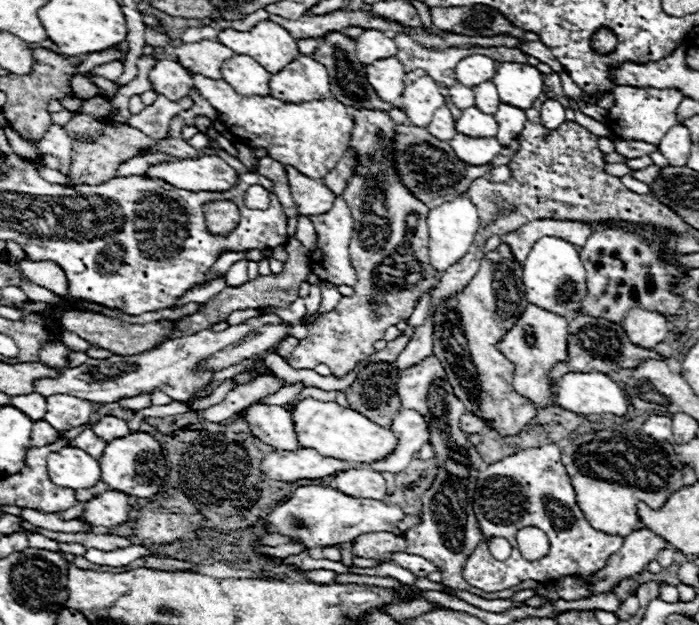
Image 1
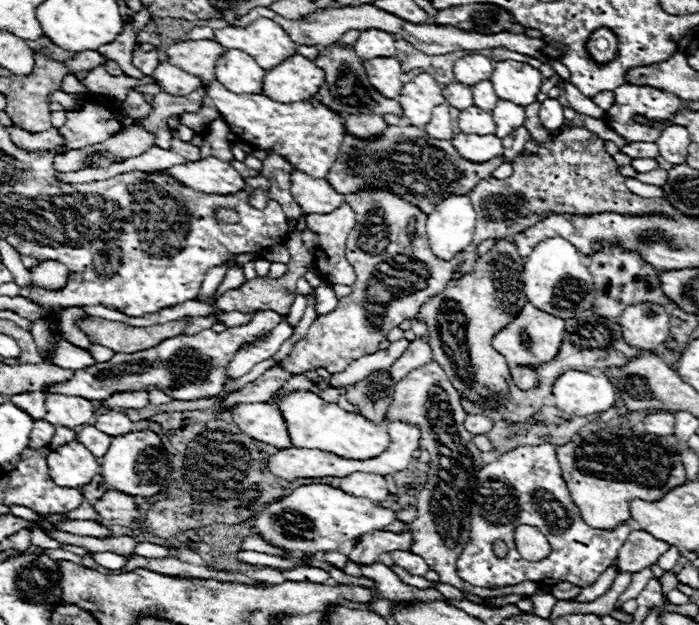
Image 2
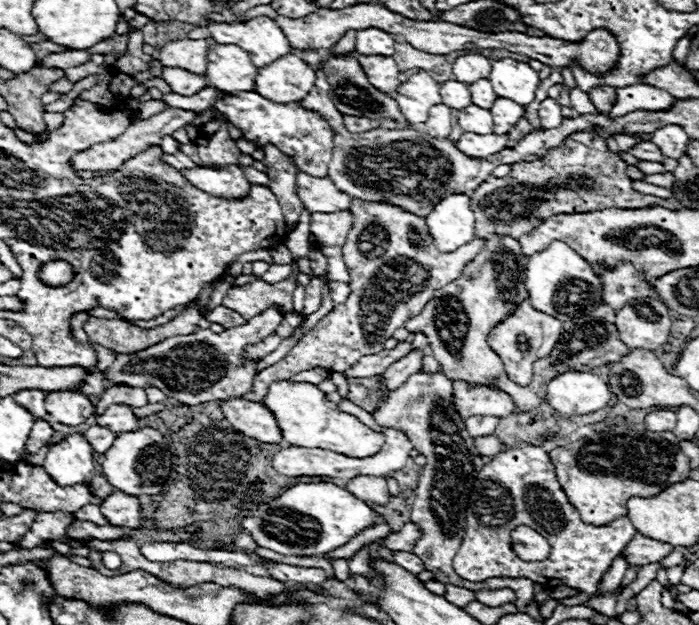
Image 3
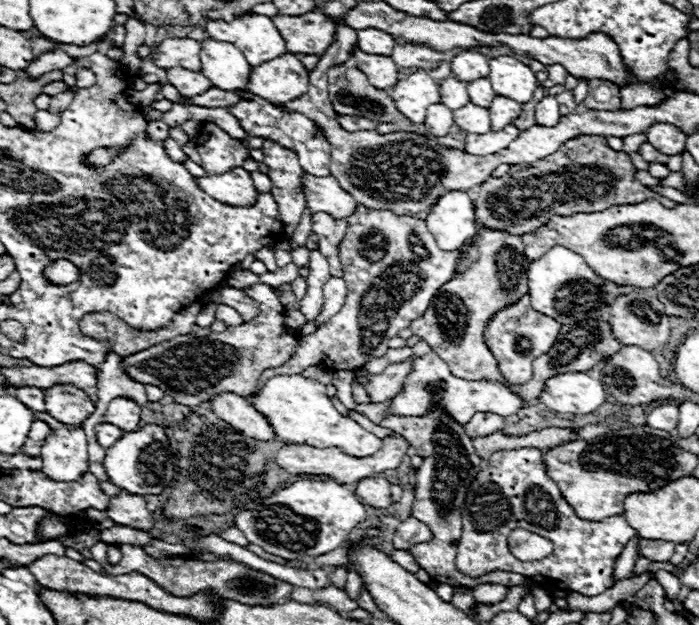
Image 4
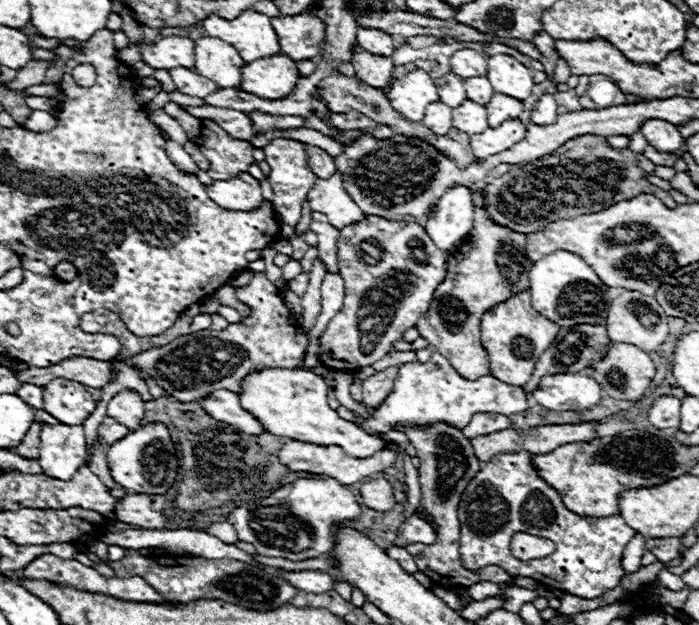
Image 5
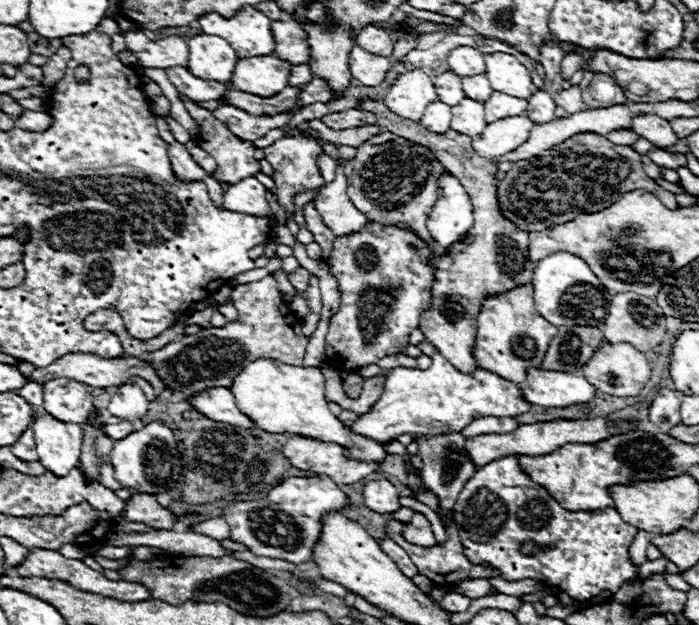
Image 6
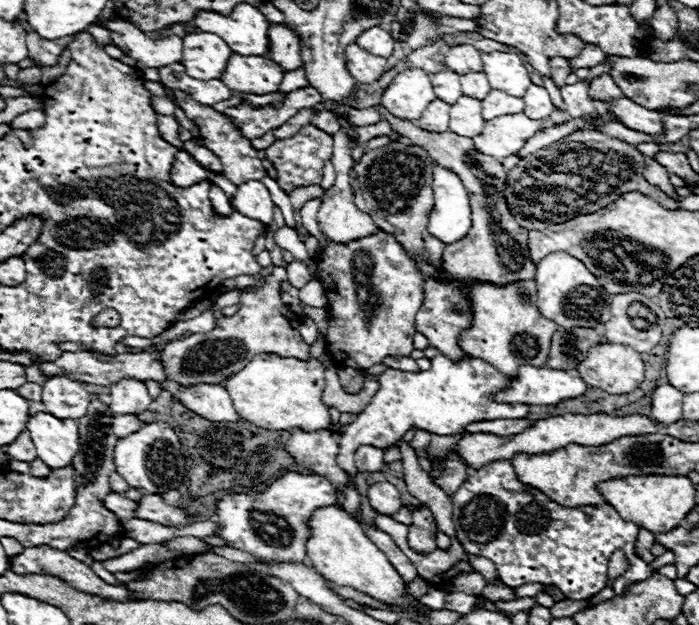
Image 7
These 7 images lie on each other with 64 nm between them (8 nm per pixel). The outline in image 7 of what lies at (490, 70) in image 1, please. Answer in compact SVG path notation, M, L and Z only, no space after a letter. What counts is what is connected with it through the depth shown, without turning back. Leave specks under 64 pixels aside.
M468 44L454 46L446 52L446 66L448 70L456 70L456 74L470 74L482 70L482 52Z

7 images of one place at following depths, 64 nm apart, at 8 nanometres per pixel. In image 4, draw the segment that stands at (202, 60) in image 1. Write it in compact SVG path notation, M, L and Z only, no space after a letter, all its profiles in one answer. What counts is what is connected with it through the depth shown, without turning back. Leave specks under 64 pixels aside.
M168 38L154 48L152 58L154 58L156 66L160 66L164 70L180 66L180 68L186 68L192 72L200 72L202 70L200 50L202 50L202 42L198 42L198 40Z

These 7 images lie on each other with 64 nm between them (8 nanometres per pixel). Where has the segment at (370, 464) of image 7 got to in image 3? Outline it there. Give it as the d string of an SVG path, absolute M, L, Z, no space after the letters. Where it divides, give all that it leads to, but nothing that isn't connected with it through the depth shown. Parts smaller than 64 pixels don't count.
M274 382L264 398L264 406L274 410L278 426L284 434L284 440L292 446L302 448L324 448L334 450L352 458L368 458L380 452L384 446L384 434L368 428L356 416L348 416L336 404L326 400L326 394L312 384L292 384L292 382Z

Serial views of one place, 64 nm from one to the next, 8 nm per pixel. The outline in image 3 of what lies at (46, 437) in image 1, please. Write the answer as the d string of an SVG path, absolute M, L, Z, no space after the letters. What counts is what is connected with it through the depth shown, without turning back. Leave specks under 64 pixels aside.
M36 420L34 426L32 426L32 432L30 432L30 438L28 438L28 442L26 442L26 452L30 452L30 454L38 452L44 444L50 442L52 434L54 434L54 428L52 428L48 422Z

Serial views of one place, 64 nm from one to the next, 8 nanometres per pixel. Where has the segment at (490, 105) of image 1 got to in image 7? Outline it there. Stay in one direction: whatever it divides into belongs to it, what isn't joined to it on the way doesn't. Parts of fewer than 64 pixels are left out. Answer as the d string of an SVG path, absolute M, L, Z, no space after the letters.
M484 72L464 74L464 76L460 76L460 84L462 84L462 92L472 96L472 98L484 100L490 92L490 84L488 84L488 78Z

